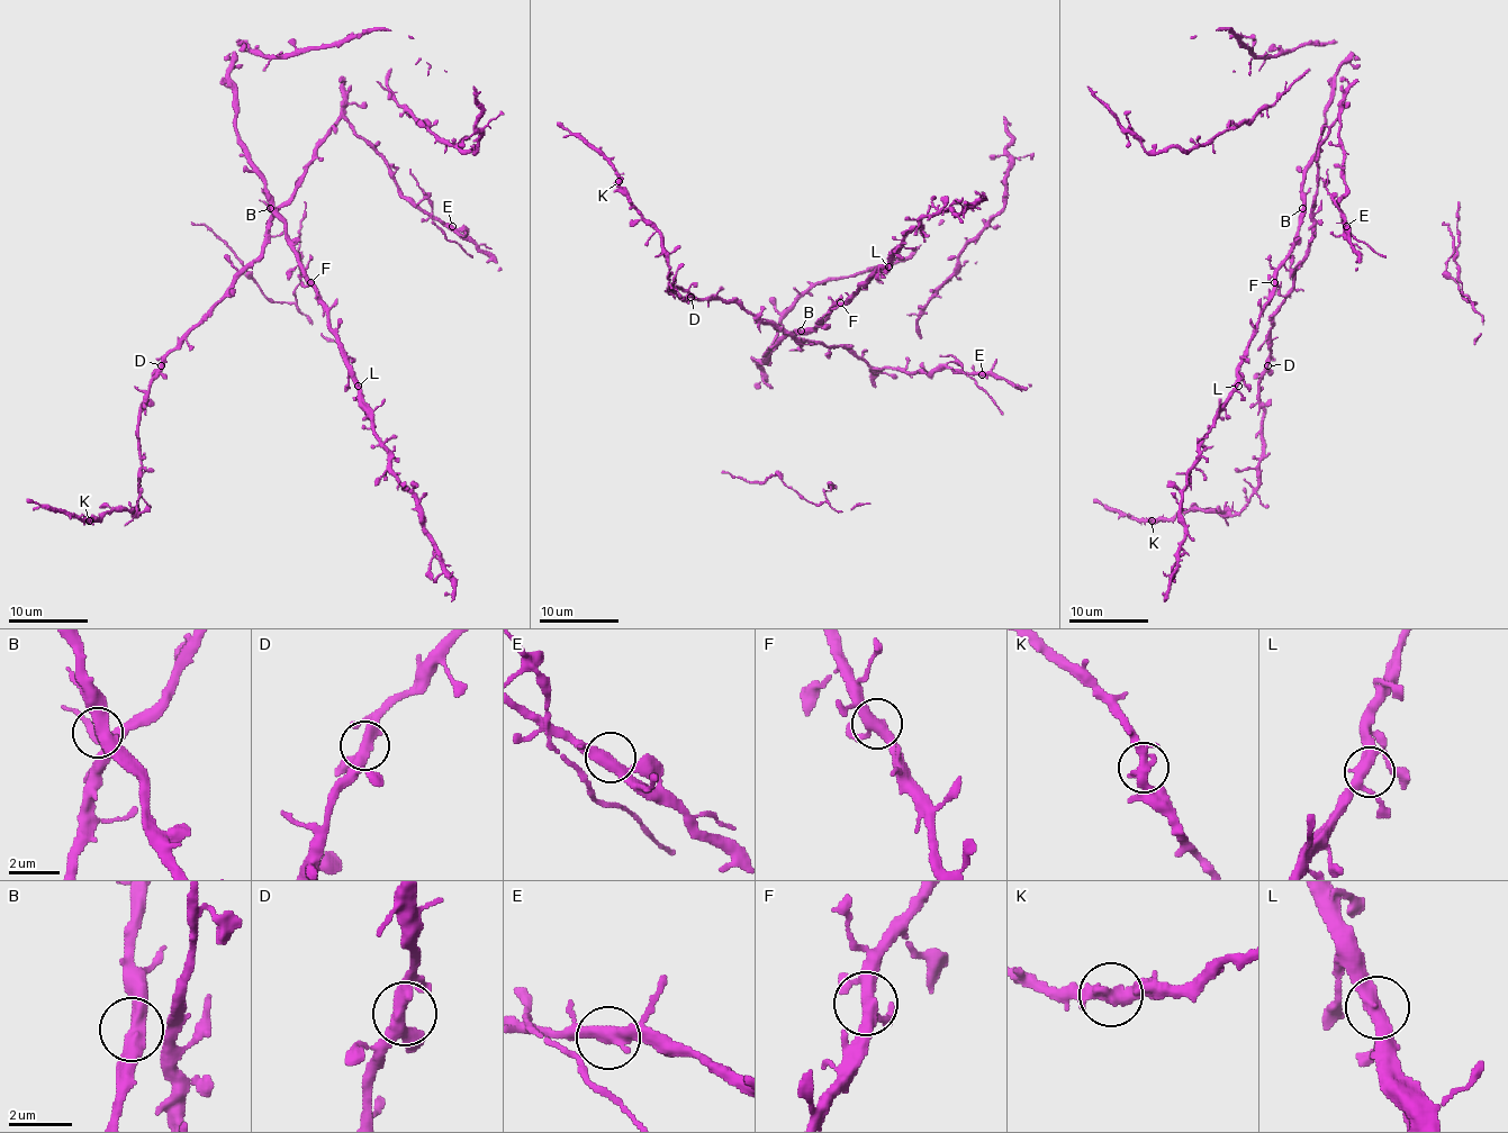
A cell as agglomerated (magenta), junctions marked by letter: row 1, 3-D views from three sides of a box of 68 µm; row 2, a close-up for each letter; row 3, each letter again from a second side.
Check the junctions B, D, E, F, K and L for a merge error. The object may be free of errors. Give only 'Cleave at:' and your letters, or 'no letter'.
Cleave at: no letter

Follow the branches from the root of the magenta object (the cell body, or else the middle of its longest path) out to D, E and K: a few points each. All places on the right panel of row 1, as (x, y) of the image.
D: (1311, 228), (1310, 252), (1294, 274), (1292, 292), (1274, 316), (1267, 365)
E: (1311, 228), (1318, 146), (1338, 118), (1346, 184), (1339, 208), (1346, 226)
K: (1311, 228), (1310, 252), (1270, 329), (1270, 355), (1260, 381), (1258, 489), (1238, 513), (1182, 511), (1153, 520)

